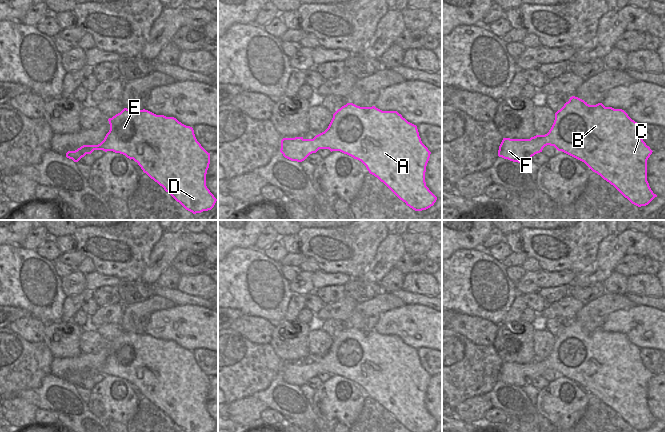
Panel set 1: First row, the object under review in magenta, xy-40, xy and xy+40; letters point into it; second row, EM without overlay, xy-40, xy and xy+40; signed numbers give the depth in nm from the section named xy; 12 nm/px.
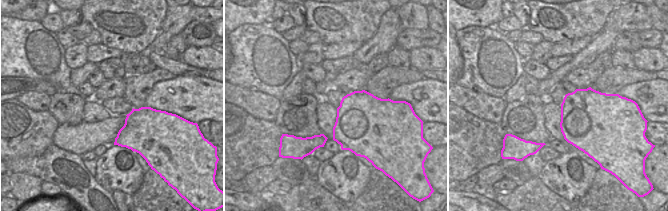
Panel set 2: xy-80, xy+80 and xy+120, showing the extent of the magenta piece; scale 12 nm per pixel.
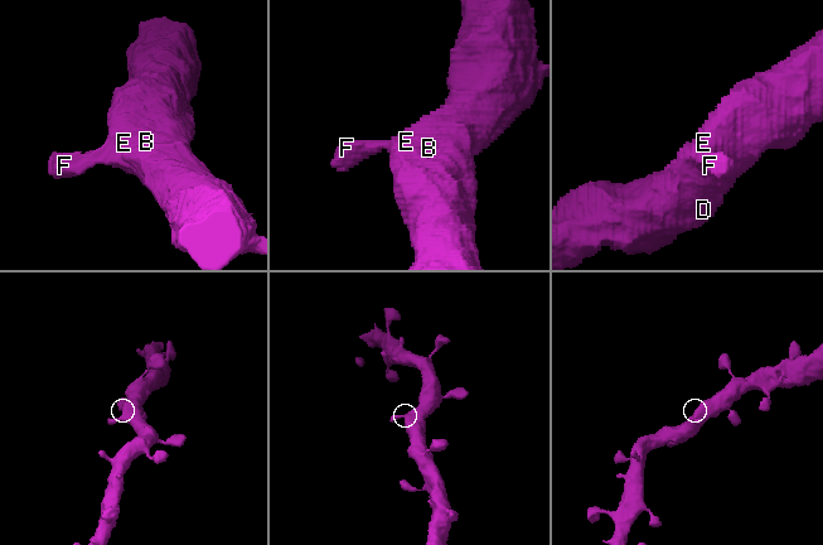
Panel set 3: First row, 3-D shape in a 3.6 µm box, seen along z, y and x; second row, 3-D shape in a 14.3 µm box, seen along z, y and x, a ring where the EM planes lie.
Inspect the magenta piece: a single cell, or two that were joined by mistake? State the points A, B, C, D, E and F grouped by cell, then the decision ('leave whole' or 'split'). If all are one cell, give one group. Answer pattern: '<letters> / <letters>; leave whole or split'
A B C D E F; leave whole

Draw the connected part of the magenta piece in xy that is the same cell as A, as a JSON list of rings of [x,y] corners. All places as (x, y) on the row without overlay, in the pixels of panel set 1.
[[[347,327],[333,338],[324,356],[313,363],[283,362],[280,376],[291,385],[302,386],[319,373],[340,375],[361,385],[370,398],[383,406],[410,432],[430,432],[437,424],[425,406],[431,376],[422,367],[417,350],[397,335],[382,335],[375,330],[360,331]]]

